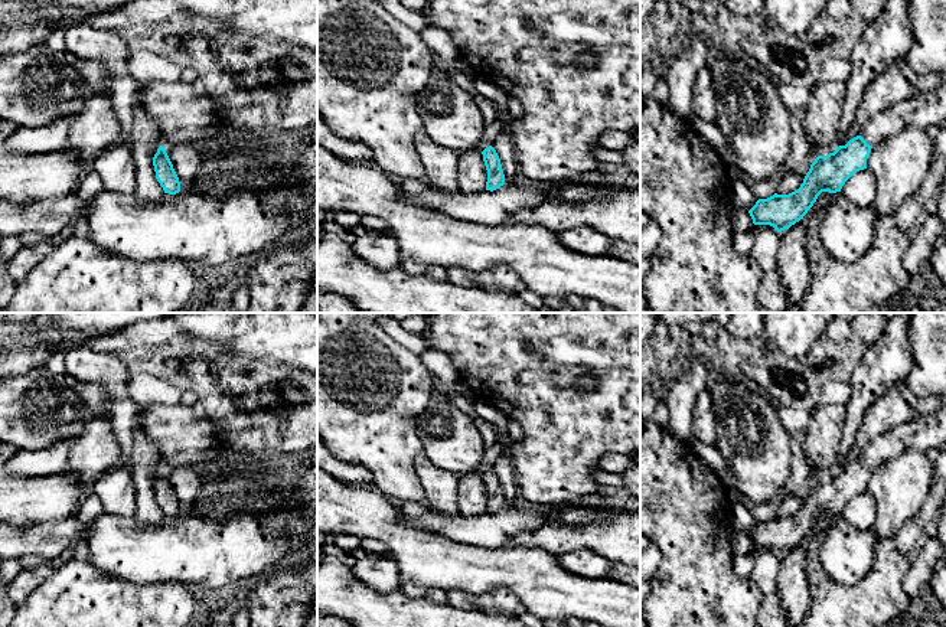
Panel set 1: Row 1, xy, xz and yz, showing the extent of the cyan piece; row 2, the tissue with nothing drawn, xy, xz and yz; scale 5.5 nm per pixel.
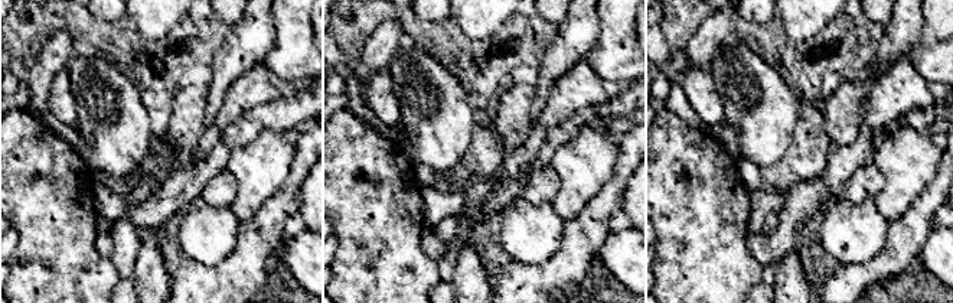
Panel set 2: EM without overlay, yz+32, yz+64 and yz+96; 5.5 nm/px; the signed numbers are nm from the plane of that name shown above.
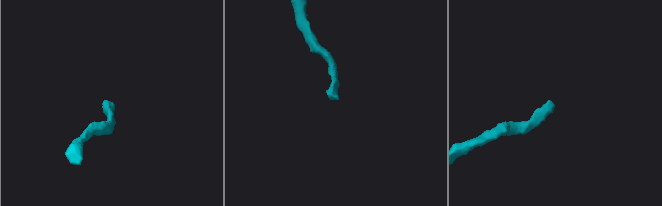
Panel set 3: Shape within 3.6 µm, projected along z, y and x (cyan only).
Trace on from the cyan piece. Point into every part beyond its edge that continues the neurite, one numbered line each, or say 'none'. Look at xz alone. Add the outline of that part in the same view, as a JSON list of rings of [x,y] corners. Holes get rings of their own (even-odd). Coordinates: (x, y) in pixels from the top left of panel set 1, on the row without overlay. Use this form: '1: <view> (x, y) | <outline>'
none

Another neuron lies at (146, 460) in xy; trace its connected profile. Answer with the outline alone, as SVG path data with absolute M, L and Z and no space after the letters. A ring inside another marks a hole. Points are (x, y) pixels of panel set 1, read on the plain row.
M137 414L133 431L133 454L128 463L136 487L134 517L143 523L159 523L164 513L156 502L153 480L163 468L159 448L151 443L144 431L141 418Z

